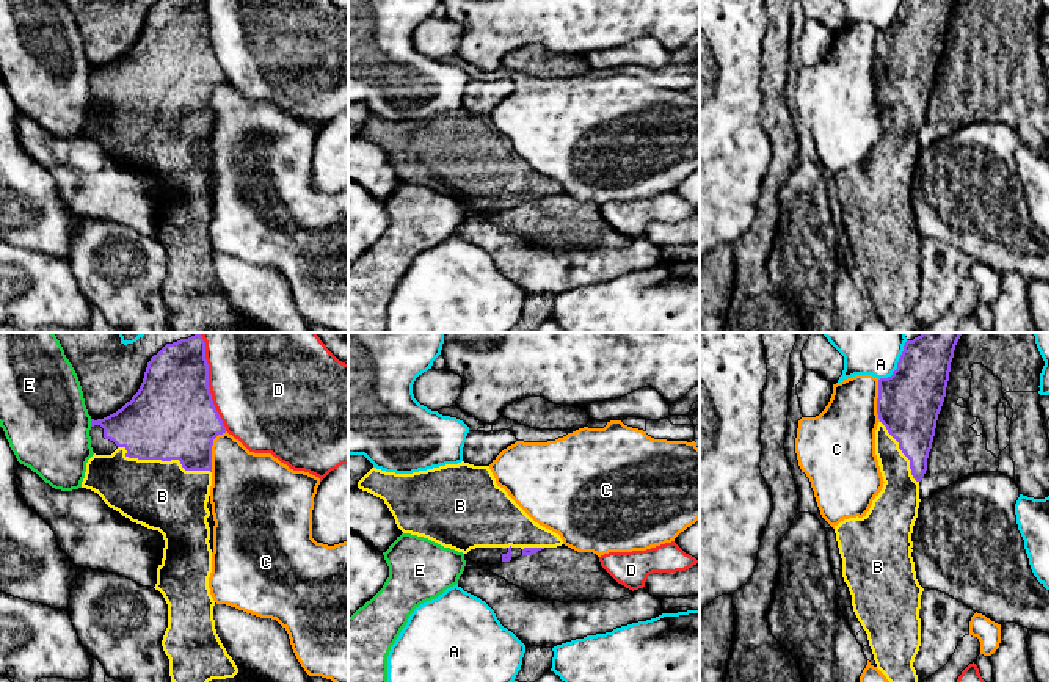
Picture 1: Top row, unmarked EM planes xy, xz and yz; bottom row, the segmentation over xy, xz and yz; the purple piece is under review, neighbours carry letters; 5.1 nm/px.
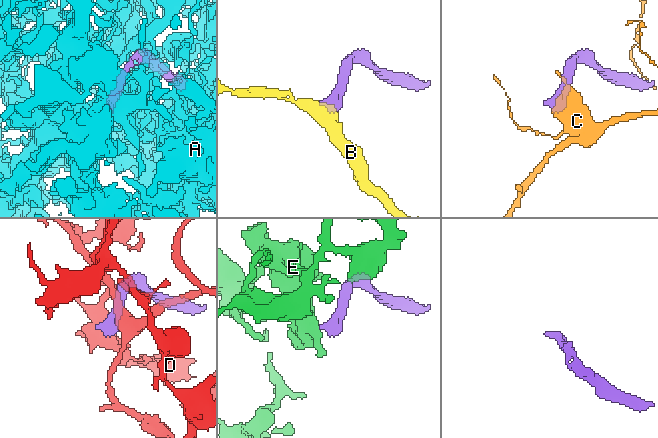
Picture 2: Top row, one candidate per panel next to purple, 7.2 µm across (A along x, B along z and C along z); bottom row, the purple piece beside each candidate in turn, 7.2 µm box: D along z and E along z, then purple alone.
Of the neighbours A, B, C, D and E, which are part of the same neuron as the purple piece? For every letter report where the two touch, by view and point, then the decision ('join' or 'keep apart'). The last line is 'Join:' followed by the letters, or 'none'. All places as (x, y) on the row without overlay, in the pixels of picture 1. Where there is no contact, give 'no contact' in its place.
A: yz (896, 18) | keep apart
B: xy (163, 109) | join
C: xy (210, 98) | keep apart
D: xy (209, 40) | keep apart
E: xy (91, 71) | keep apart
Join: B

